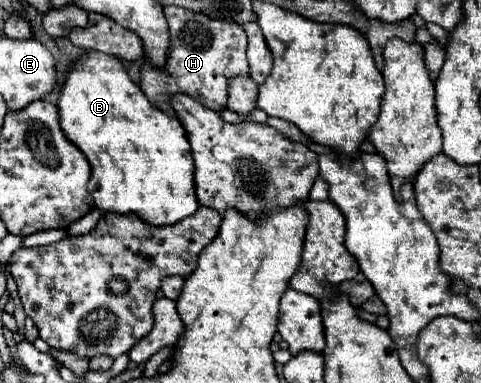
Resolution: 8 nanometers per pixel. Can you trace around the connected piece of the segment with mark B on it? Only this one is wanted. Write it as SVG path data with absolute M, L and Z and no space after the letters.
M84 50L84 54L70 64L58 96L58 118L68 140L84 152L92 166L88 192L92 194L98 210L116 214L134 212L154 226L176 224L198 210L194 190L194 158L182 124L148 102L142 90L126 74L118 56Z

